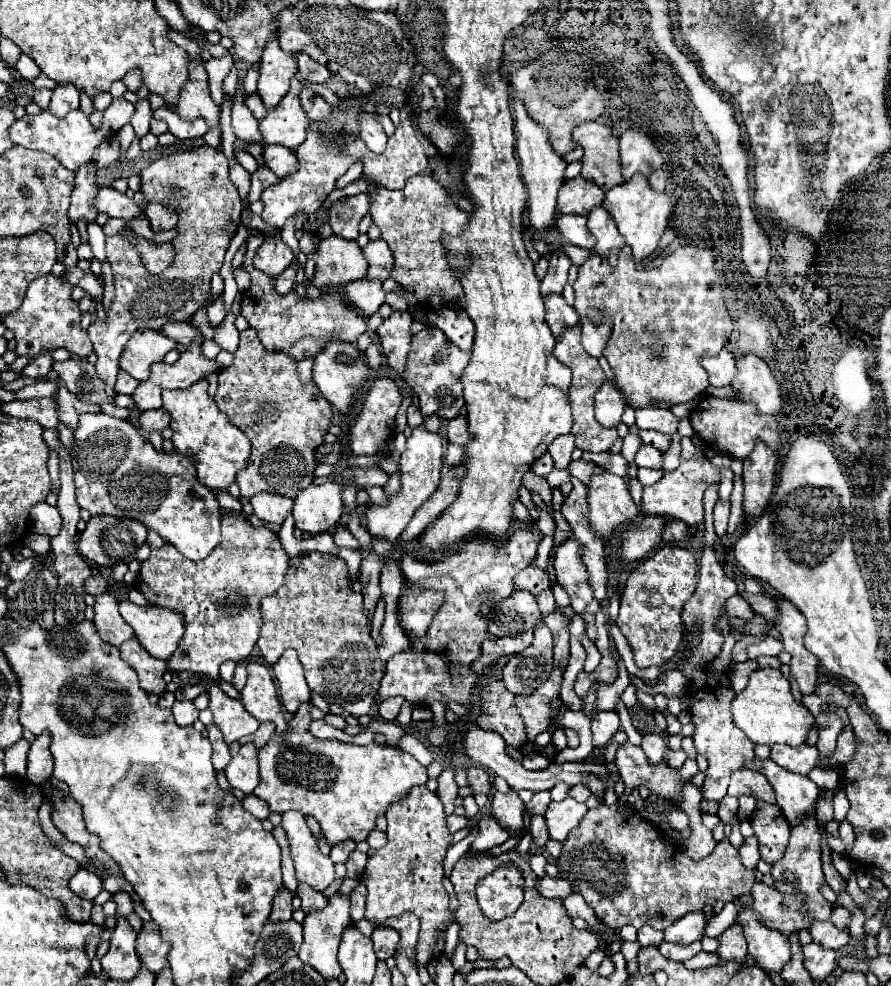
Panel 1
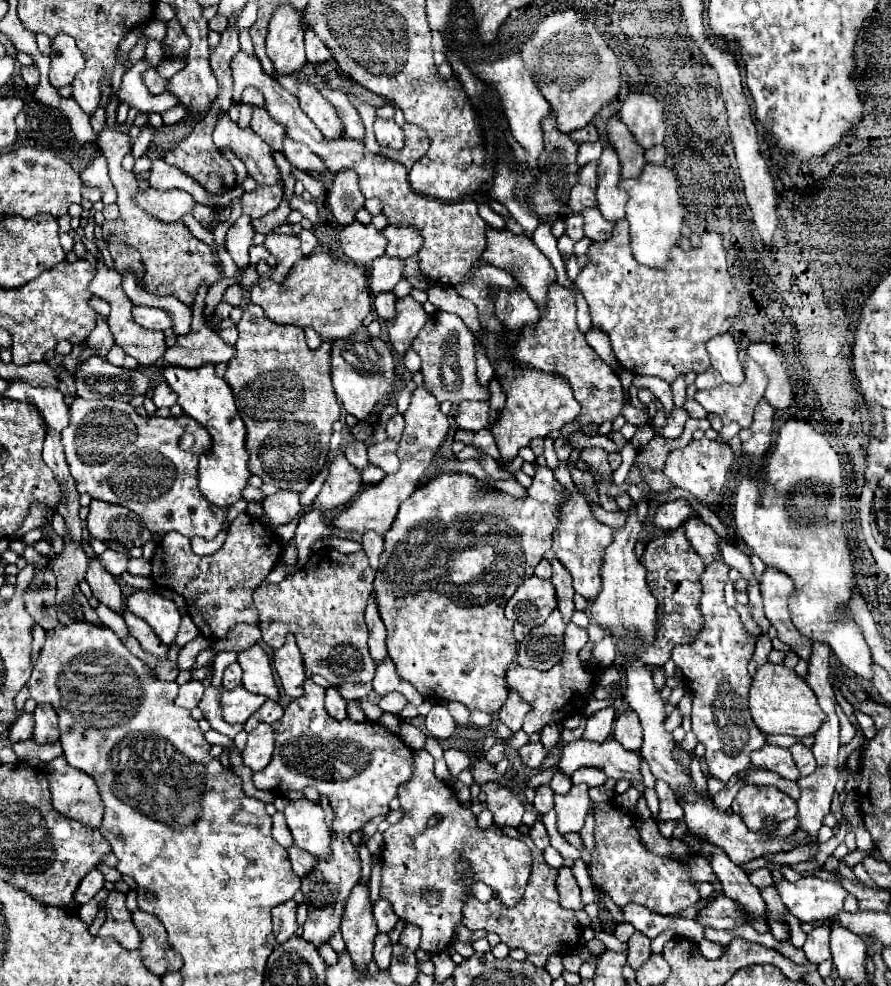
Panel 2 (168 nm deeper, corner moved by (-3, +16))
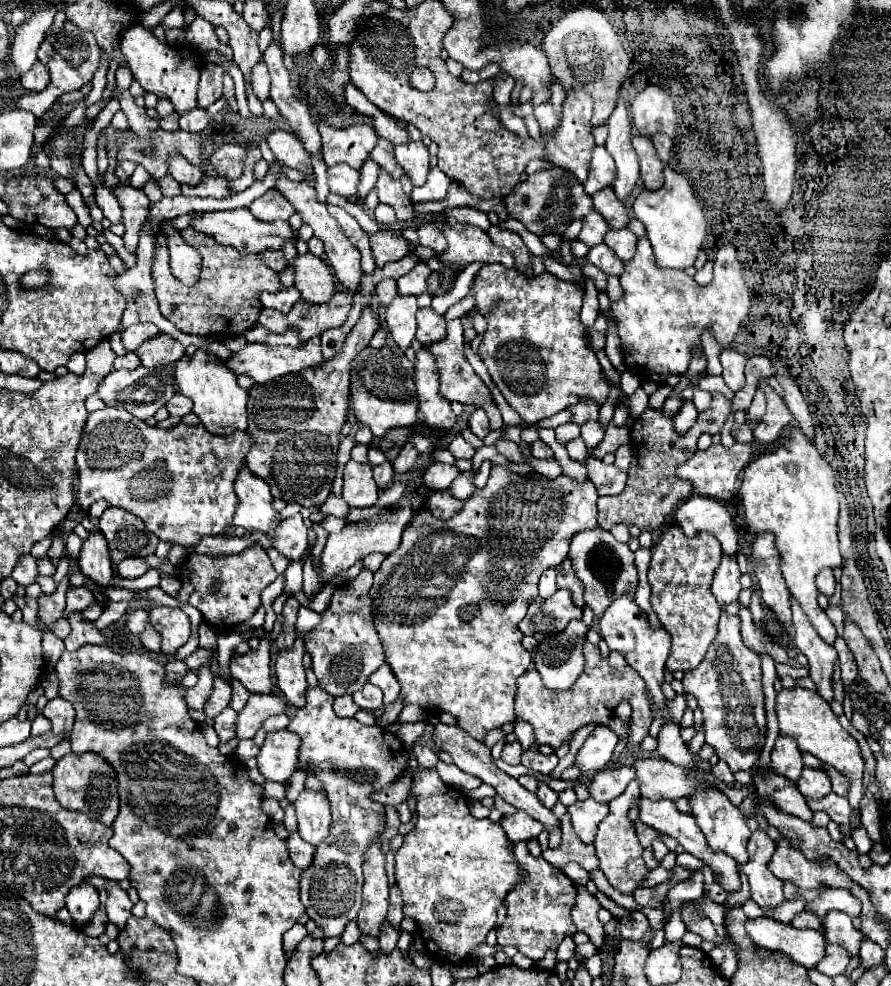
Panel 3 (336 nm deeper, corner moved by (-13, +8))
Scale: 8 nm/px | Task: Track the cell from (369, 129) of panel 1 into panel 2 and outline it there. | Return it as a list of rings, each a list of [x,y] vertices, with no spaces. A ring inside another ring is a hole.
[[[380,118],[380,122],[374,122],[374,134],[378,144],[382,146],[390,146],[390,148],[400,148],[404,142],[404,134],[400,130],[400,126],[390,118],[384,120]]]

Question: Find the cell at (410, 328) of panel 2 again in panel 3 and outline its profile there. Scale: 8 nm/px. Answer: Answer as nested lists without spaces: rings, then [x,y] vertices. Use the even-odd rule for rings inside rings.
[[[432,308],[418,310],[418,332],[420,342],[440,342],[446,338],[446,318],[436,314]]]

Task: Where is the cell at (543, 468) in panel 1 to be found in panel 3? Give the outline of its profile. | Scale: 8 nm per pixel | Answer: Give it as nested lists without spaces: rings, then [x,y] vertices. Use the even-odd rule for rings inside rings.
[[[536,440],[536,442],[530,446],[530,454],[532,454],[534,458],[552,458],[552,456],[554,456],[552,450],[550,450],[550,446],[546,446],[542,440]]]

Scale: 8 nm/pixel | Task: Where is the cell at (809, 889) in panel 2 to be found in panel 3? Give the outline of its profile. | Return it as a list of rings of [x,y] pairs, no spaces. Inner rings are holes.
[[[828,888],[828,890],[822,890],[818,898],[808,902],[806,908],[816,912],[820,918],[826,916],[826,912],[830,912],[830,910],[840,910],[840,912],[848,914],[850,918],[856,918],[856,916],[860,916],[862,904],[858,898],[854,898],[844,888]]]

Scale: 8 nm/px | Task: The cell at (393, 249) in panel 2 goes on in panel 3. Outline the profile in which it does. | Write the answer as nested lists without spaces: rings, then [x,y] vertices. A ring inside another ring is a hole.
[[[428,222],[428,224],[420,226],[420,228],[418,228],[418,236],[420,236],[420,244],[422,244],[422,246],[434,248],[438,254],[442,254],[442,252],[448,248],[448,242],[446,242],[440,226],[434,224],[434,222]]]

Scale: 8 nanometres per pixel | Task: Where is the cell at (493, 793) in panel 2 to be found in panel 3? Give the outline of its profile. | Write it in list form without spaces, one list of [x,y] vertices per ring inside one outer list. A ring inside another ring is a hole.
[[[518,810],[512,816],[502,818],[500,824],[502,824],[508,840],[514,842],[514,844],[516,842],[528,842],[528,840],[536,838],[544,830],[542,824],[538,824],[538,820],[526,816],[526,812],[522,812],[522,810]]]

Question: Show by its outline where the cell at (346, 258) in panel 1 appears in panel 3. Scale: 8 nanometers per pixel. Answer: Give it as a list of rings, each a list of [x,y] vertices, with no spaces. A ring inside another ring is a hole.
[[[374,232],[370,234],[370,244],[378,266],[396,262],[410,252],[410,242],[398,232]]]

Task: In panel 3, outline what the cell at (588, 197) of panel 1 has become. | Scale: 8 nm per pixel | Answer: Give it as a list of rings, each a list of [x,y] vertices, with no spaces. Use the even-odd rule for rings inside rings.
[[[604,188],[602,192],[596,192],[592,196],[592,200],[594,200],[594,210],[598,210],[608,220],[610,228],[614,228],[614,230],[626,228],[626,224],[630,222],[626,206],[618,200],[618,196],[614,194],[612,188]]]

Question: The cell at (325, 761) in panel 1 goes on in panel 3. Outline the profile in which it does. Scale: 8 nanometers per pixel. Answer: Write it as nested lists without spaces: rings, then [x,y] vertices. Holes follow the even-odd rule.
[[[308,688],[306,690],[306,706],[300,708],[294,718],[290,720],[290,730],[302,738],[300,748],[300,770],[308,774],[308,764],[314,774],[320,778],[330,806],[332,806],[332,824],[328,838],[318,844],[314,850],[312,864],[300,876],[300,900],[306,908],[306,914],[324,930],[324,936],[342,936],[346,924],[358,916],[362,906],[362,852],[366,852],[368,844],[382,834],[382,820],[384,820],[384,806],[370,800],[374,790],[382,790],[396,782],[406,768],[406,748],[404,744],[380,726],[366,726],[354,718],[340,718],[332,710],[334,698],[322,688]]]

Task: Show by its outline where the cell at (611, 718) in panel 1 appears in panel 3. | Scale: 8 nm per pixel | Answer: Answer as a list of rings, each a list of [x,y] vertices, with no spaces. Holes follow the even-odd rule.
[[[596,726],[582,748],[576,752],[574,766],[584,774],[594,774],[604,770],[612,758],[614,746],[618,744],[618,736],[608,726]]]

